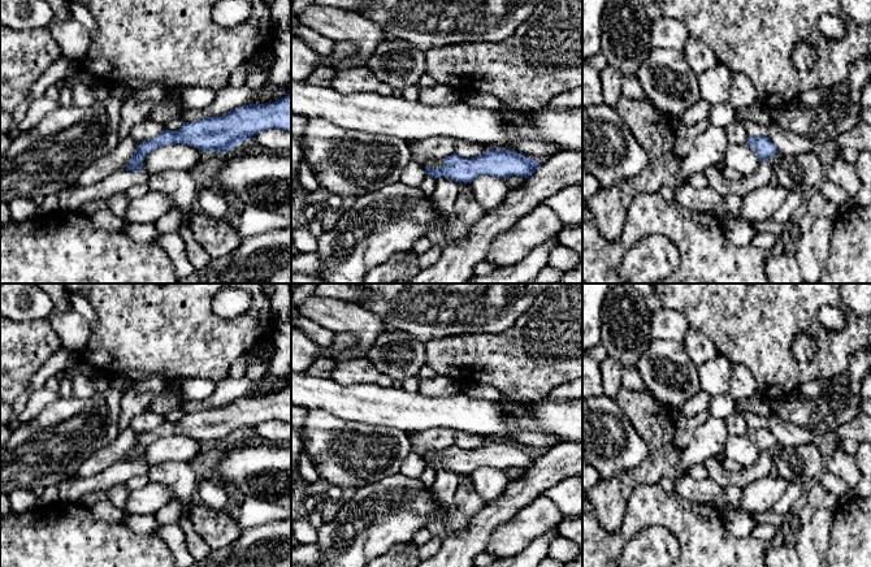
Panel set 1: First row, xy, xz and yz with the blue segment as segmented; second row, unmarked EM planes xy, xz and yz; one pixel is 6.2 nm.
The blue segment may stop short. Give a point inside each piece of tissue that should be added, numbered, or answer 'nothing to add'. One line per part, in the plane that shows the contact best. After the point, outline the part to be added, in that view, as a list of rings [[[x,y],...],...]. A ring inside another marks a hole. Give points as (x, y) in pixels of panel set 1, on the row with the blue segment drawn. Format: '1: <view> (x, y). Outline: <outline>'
nothing to add

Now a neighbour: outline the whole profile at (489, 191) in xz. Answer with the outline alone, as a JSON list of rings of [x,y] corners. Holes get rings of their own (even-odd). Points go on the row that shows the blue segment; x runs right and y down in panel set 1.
[[[481,174],[472,181],[476,200],[482,205],[485,213],[497,209],[508,191],[506,178]]]

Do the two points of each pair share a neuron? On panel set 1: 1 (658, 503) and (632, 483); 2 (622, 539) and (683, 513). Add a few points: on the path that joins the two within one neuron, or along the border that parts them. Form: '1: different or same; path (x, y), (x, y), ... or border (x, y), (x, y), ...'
1: different; border (658, 483), (638, 484), (631, 490)
2: same; path (636, 523), (646, 513), (667, 513)

